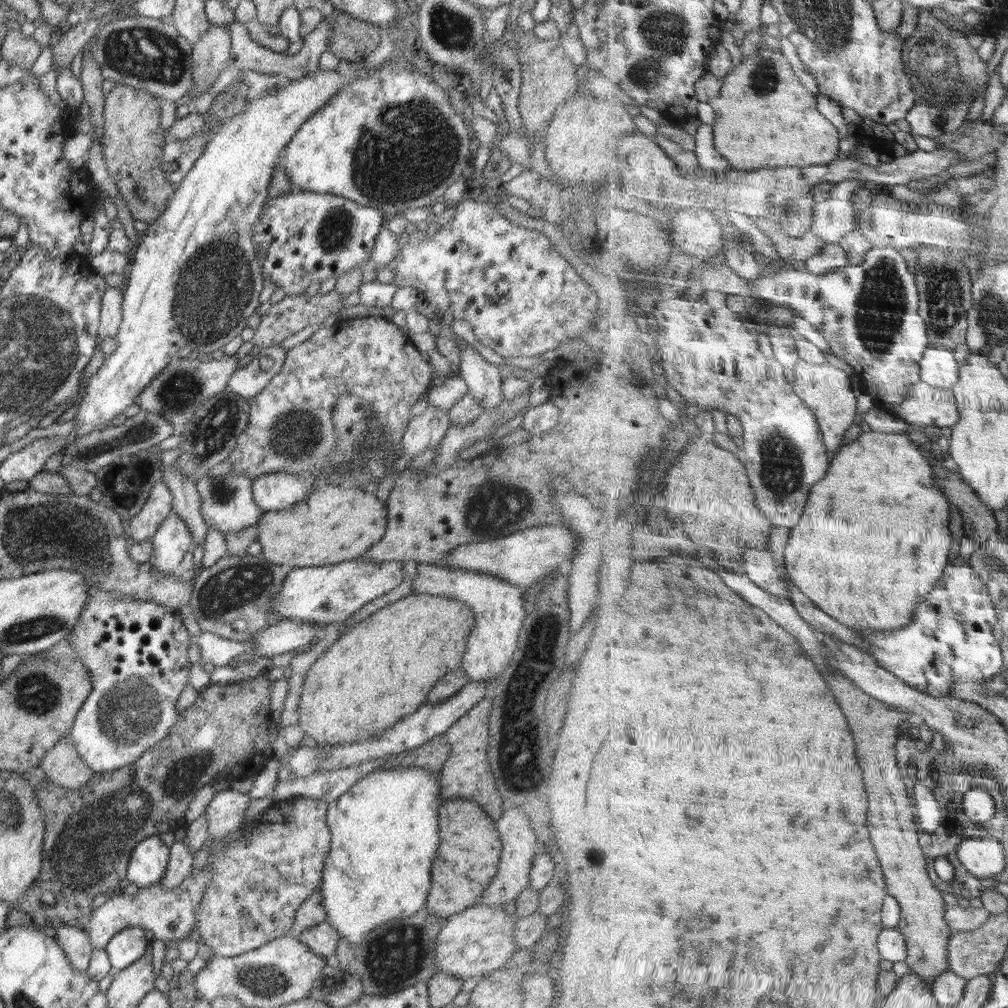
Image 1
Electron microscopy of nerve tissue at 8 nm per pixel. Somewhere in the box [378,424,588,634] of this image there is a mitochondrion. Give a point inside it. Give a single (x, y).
(484, 513)

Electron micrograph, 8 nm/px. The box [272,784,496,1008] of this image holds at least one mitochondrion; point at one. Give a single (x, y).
(389, 964)

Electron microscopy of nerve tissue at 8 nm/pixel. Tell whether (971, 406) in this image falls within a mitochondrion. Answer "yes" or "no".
no

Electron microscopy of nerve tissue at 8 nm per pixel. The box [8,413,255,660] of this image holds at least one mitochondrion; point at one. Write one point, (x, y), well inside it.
(143, 432)

